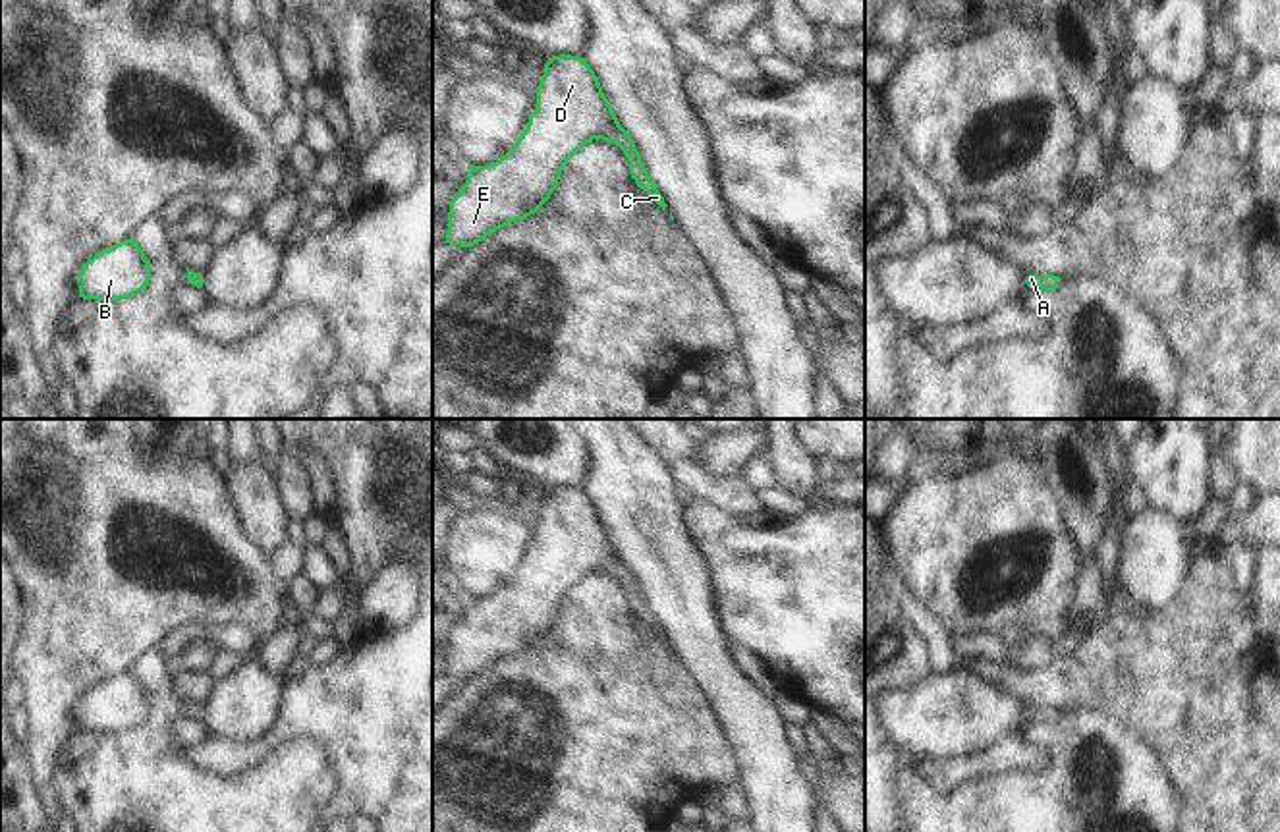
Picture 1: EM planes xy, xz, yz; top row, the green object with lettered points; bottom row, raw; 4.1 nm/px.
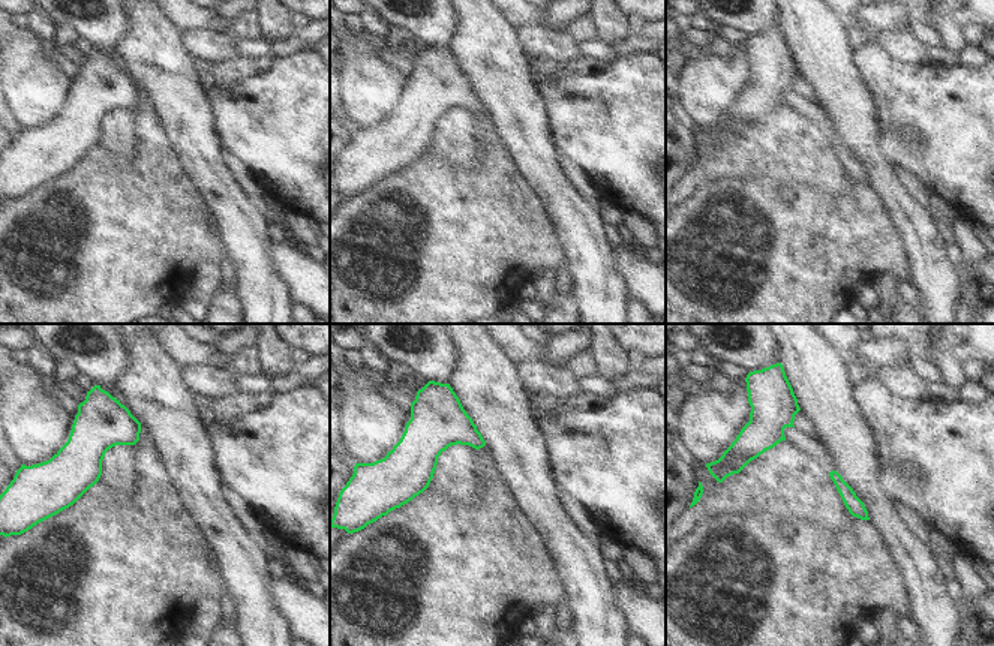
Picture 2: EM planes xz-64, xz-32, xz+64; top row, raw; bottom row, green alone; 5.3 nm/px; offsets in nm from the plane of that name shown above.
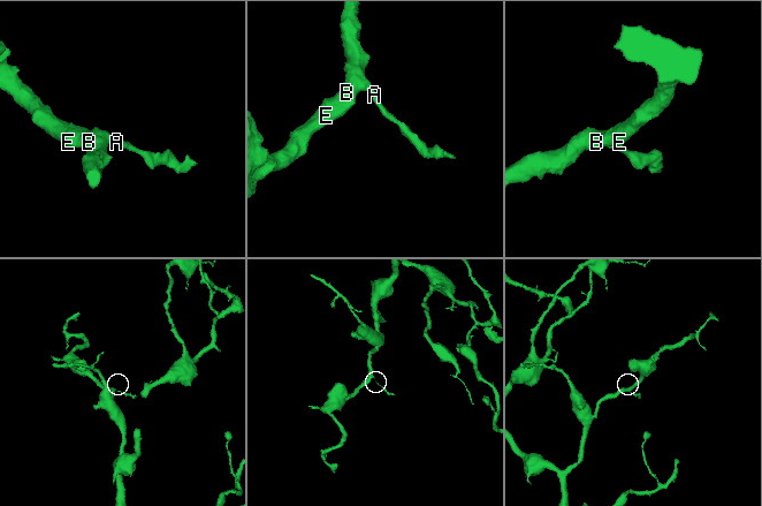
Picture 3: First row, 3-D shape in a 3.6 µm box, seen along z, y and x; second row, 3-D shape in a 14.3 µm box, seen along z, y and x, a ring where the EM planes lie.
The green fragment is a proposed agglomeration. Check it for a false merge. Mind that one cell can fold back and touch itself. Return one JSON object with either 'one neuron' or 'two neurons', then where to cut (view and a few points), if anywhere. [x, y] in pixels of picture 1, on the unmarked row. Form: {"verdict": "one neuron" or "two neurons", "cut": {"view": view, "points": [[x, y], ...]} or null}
{"verdict": "one neuron", "cut": null}

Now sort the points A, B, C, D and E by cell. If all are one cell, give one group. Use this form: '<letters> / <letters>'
A B C D E

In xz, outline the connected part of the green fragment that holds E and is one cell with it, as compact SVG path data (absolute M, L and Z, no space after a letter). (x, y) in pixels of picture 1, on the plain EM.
M562 486L544 496L537 542L517 575L496 595L469 598L467 614L450 633L444 676L473 679L535 647L550 631L568 593L593 571L620 579L637 620L662 643L668 639L587 492Z

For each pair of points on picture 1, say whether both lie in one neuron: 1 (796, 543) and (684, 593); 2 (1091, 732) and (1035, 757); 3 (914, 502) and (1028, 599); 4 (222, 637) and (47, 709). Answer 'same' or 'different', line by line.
1: different
2: different
3: same
4: different

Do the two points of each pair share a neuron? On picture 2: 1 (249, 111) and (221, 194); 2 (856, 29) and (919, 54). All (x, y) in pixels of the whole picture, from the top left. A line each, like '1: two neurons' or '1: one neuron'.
1: two neurons
2: one neuron

